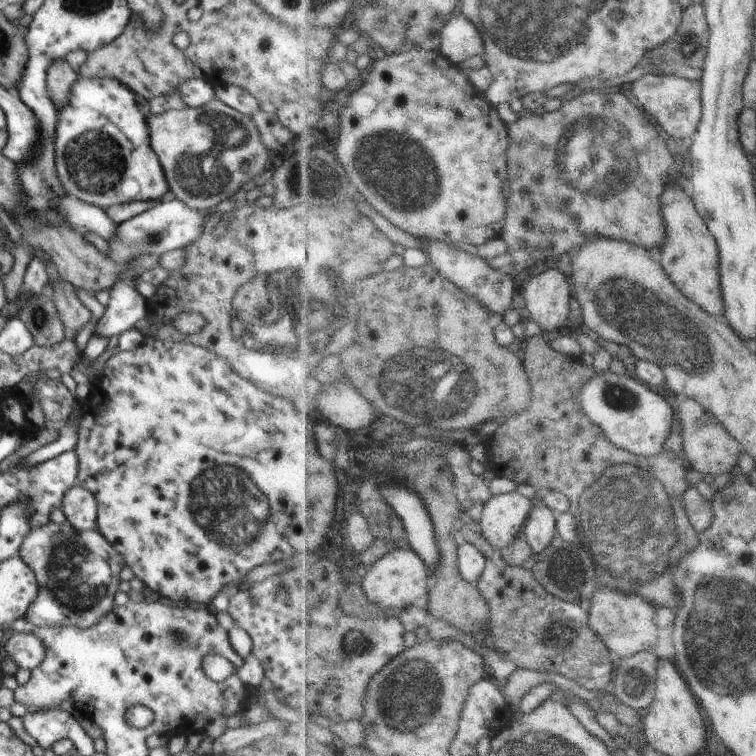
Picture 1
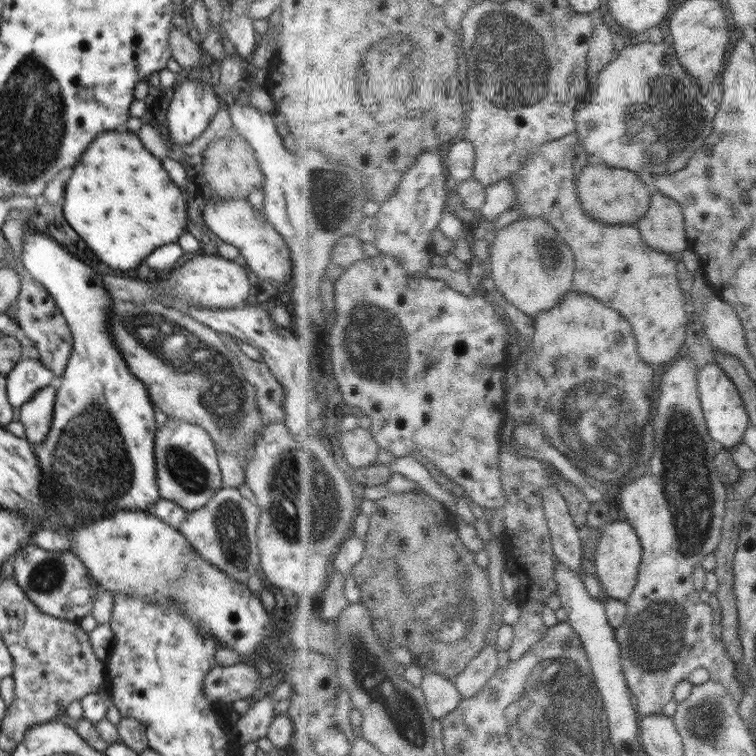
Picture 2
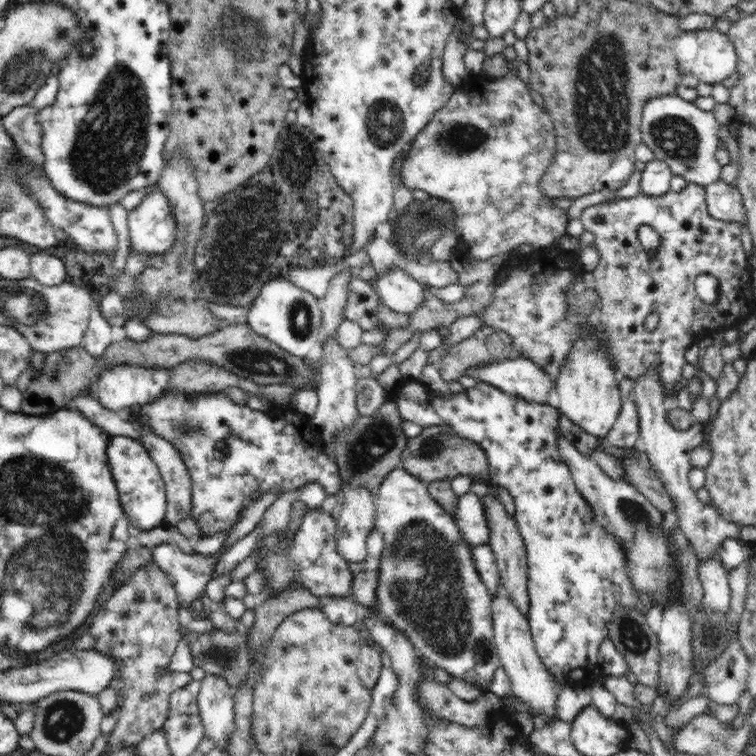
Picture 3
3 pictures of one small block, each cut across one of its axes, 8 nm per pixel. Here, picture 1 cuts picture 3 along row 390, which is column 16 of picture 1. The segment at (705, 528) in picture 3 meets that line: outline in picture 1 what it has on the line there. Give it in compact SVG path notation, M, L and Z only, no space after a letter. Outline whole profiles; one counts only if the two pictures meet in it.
M30 632L30 634L13 633L4 648L19 668L30 671L41 667L45 658L44 644L33 632Z

